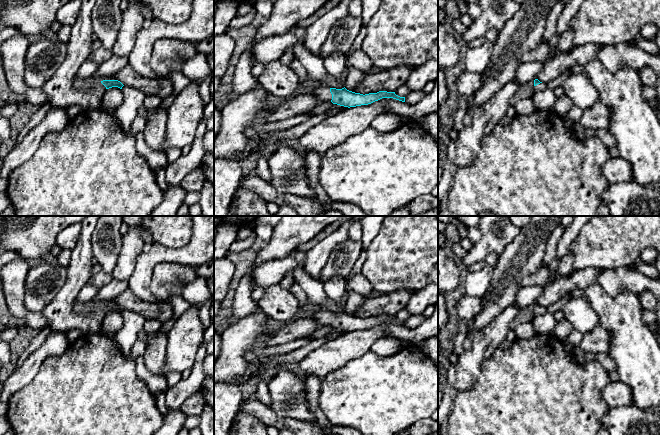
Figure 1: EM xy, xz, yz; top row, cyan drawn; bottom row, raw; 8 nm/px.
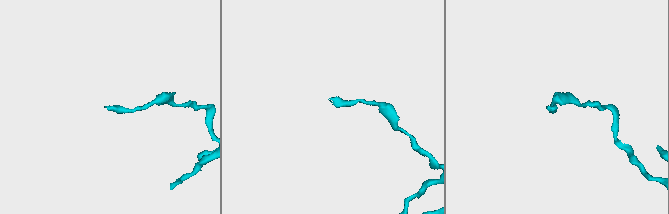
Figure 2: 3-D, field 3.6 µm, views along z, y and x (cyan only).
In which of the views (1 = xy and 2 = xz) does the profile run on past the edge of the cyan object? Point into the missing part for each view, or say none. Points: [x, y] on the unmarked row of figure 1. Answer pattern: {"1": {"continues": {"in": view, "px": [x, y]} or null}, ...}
{"1": {"continues": {"in": "xy", "px": [59, 313]}}, "2": {"continues": {"in": "xz", "px": [323, 318]}}}

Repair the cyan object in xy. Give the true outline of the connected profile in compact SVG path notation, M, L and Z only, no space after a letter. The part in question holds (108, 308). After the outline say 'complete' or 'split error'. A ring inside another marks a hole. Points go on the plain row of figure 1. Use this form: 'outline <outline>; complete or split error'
outline M88 216L84 219L80 237L68 265L67 279L54 299L43 309L41 314L46 318L52 331L77 331L78 333L100 332L102 320L106 313L124 310L118 304L103 304L99 309L87 314L76 313L73 303L82 287L92 276L92 243L91 237L101 216Z; split error

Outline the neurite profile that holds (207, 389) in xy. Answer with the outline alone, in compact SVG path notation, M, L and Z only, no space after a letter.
M206 376L202 383L200 392L204 397L205 405L214 409L214 378Z

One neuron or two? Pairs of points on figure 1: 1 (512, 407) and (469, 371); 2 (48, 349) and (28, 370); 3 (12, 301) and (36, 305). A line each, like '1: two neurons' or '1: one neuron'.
1: two neurons
2: one neuron
3: two neurons

